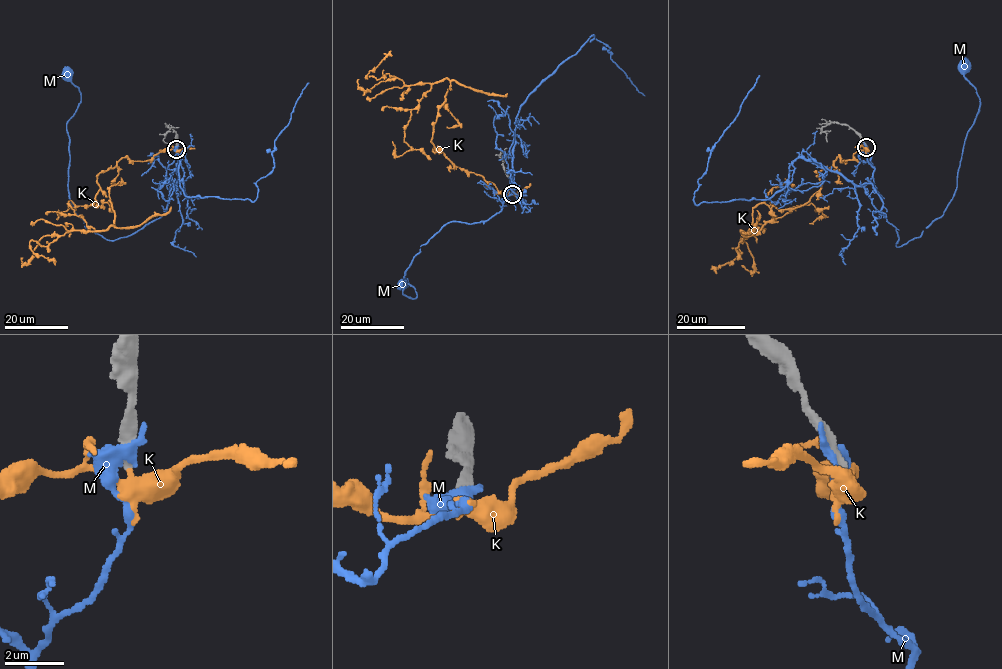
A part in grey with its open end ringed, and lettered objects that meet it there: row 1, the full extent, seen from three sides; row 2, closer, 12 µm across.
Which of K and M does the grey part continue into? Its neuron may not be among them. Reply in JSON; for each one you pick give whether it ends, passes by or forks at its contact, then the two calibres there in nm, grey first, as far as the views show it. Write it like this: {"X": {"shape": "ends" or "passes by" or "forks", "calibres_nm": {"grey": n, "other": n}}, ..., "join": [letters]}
{"join": []}

